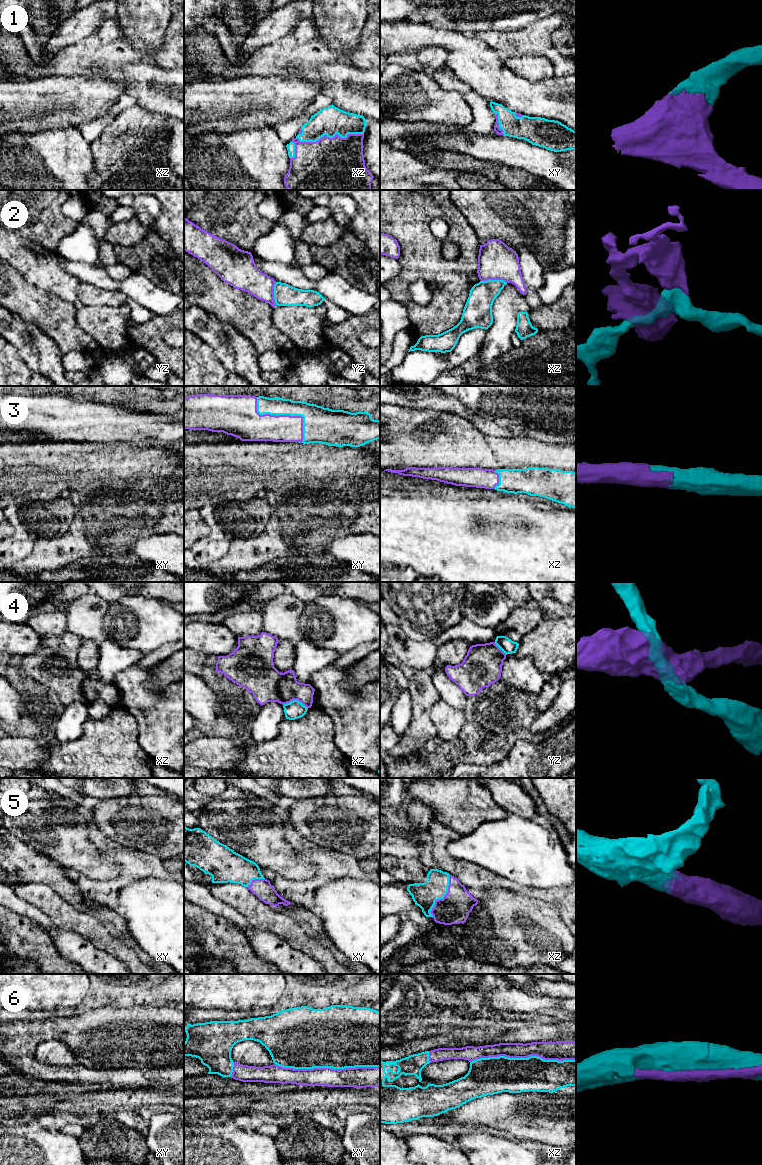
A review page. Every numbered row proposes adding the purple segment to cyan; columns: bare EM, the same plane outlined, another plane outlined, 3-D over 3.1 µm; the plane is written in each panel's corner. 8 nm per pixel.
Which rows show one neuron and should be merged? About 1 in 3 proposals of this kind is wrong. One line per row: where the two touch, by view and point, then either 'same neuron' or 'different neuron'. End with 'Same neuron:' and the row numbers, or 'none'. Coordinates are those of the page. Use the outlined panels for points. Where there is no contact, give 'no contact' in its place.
1: meets cyan in xz at (329, 137); same neuron
2: meets cyan in xz at (494, 280); different neuron
3: meets cyan in xy at (285, 414); same neuron
4: meets cyan in xz at (295, 700); different neuron
5: meets cyan in xz at (443, 897); same neuron
6: meets cyan in xy at (327, 1067); same neuron
Same neuron: 1, 3, 5, 6

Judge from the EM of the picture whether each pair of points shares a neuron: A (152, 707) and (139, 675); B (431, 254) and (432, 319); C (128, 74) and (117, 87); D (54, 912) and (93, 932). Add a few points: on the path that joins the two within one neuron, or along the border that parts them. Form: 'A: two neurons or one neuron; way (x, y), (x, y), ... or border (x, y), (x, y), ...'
A: one neuron; way (144, 699), (139, 694), (139, 683)
B: one neuron; way (437, 270), (445, 278), (445, 303)
C: two neurons; border (107, 73), (115, 76), (124, 85), (126, 93)
D: one neuron; way (64, 915), (74, 918), (83, 924)

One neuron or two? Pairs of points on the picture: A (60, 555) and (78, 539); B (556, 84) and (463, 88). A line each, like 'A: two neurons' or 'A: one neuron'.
A: one neuron
B: two neurons

